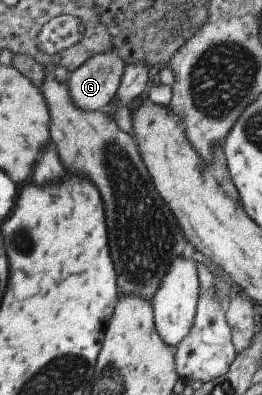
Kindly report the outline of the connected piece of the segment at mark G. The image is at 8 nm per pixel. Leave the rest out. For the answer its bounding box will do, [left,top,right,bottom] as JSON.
[66,49,124,111]

